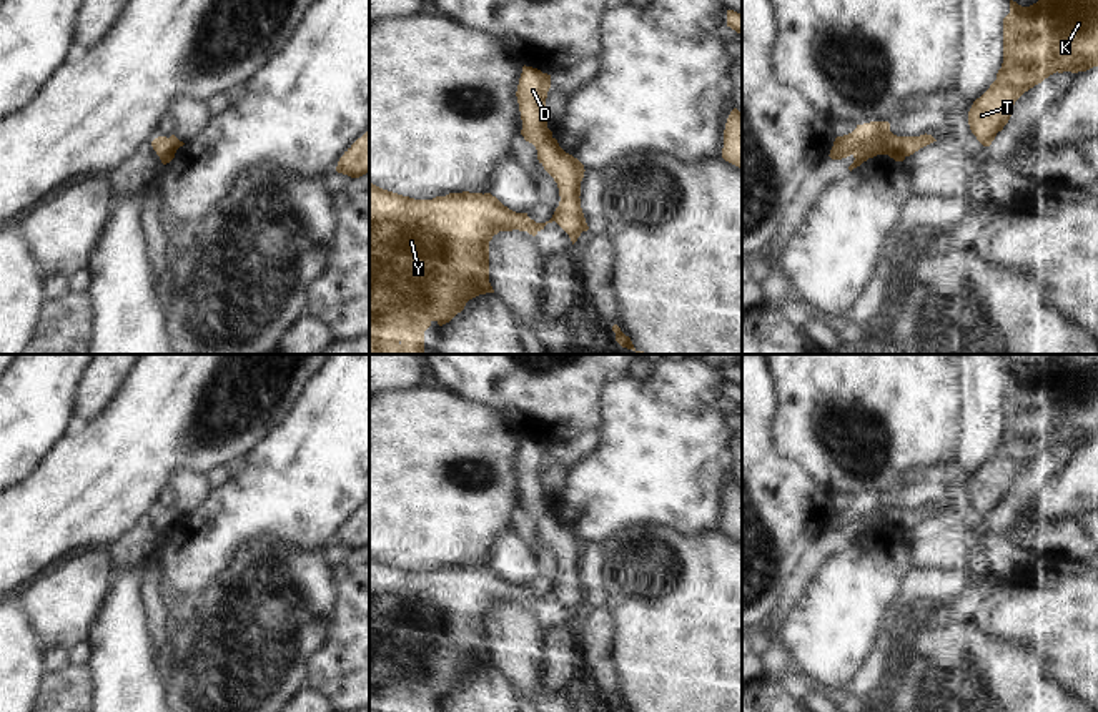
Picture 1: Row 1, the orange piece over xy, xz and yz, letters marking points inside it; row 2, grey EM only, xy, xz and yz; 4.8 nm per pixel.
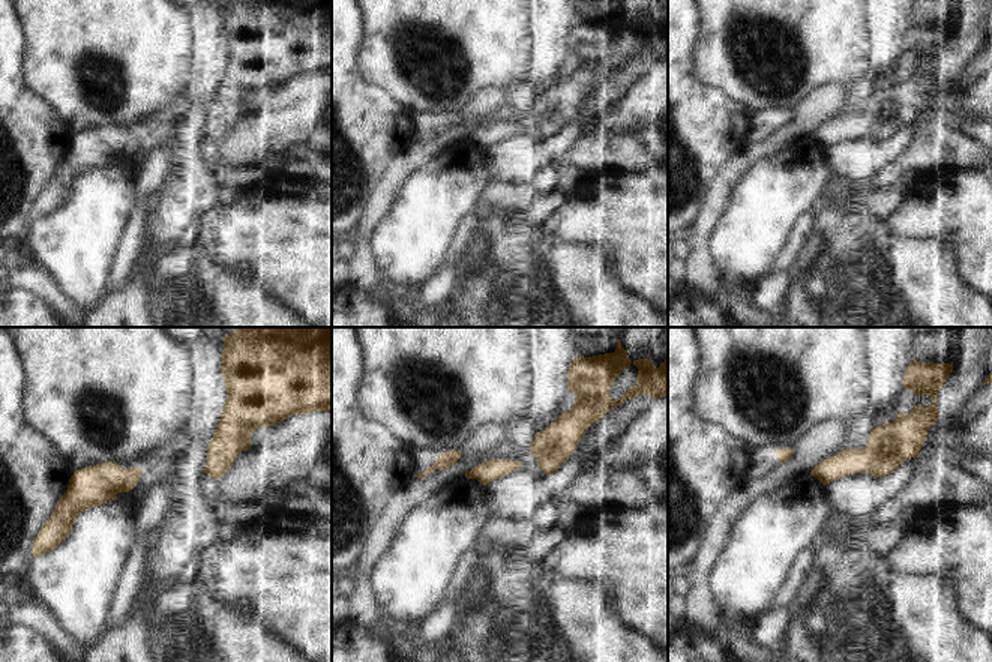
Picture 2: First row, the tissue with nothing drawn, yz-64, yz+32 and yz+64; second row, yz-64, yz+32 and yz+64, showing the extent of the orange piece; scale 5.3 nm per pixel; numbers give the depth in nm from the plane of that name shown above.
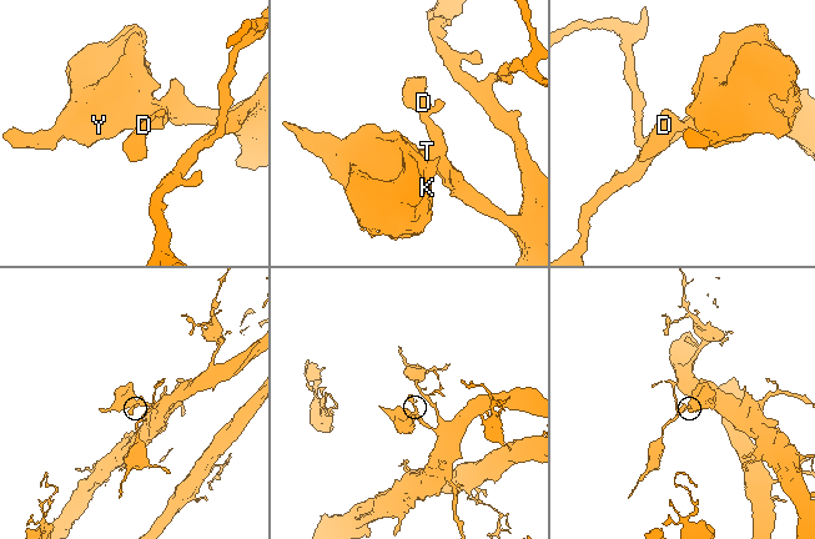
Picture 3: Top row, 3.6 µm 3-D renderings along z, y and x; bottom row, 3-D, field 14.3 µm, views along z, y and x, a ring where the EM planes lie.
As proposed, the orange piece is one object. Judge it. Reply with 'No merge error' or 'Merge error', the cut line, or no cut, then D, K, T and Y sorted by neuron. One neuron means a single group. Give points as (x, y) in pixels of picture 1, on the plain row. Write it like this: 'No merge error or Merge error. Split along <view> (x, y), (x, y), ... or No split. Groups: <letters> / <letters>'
No merge error. No split. Groups: D K T Y

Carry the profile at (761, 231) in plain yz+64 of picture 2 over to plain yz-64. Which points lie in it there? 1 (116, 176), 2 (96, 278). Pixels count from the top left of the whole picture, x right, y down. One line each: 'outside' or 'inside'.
1: inside
2: inside

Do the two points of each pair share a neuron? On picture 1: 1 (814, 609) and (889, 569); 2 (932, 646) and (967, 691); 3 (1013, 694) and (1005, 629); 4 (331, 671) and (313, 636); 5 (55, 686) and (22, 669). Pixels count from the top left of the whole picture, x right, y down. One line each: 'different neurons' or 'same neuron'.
1: same neuron
2: same neuron
3: different neurons
4: different neurons
5: different neurons

